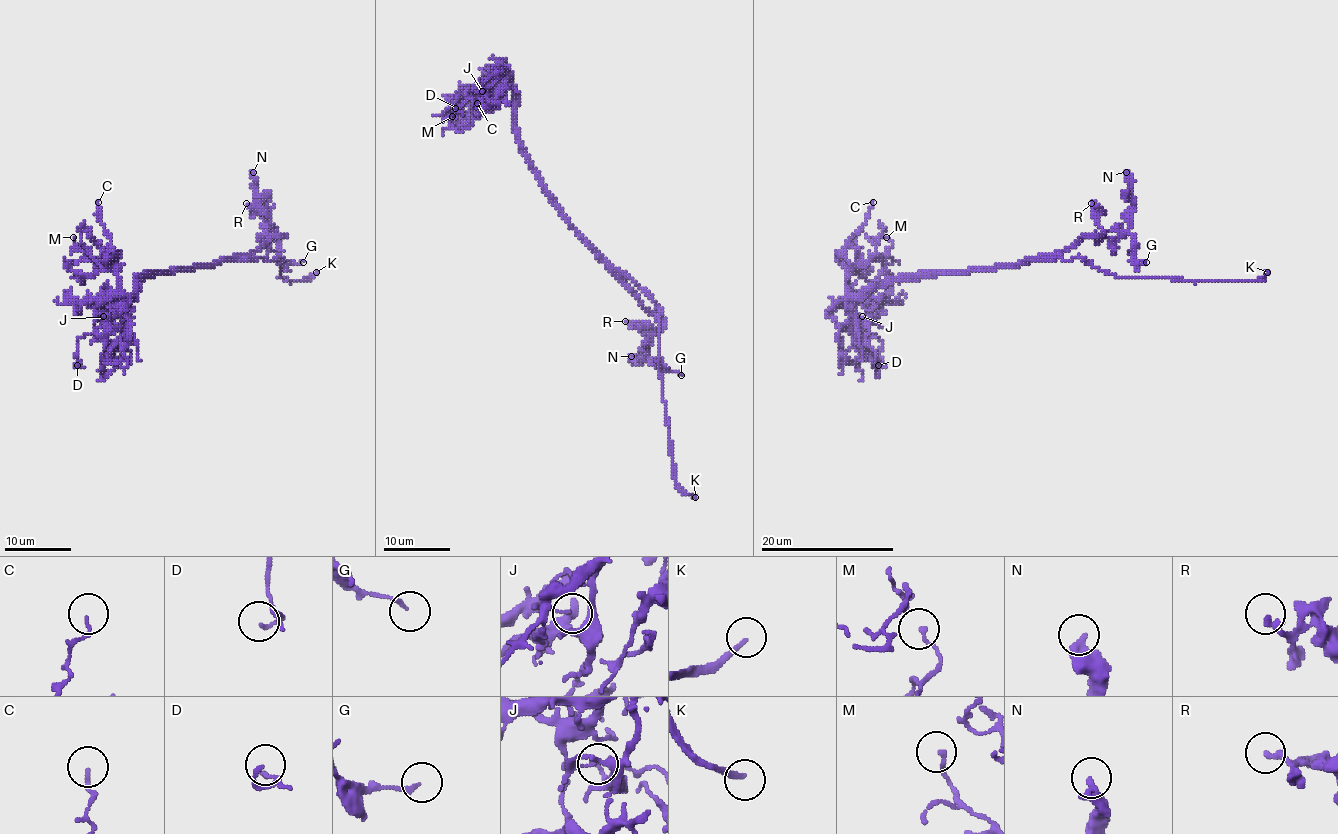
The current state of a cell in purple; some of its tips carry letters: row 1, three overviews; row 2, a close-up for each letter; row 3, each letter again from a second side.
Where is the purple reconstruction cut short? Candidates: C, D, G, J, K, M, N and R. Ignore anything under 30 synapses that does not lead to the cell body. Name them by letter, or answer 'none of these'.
K

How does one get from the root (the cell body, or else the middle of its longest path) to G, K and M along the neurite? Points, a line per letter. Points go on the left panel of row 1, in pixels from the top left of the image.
G: (205, 263), (221, 263), (230, 257), (255, 252), (273, 237), (286, 237), (271, 235), (285, 262), (303, 262)
K: (205, 263), (273, 260), (281, 257), (280, 277), (286, 280), (306, 280), (316, 272)
M: (205, 263), (145, 273), (137, 290), (127, 295), (120, 288), (117, 265), (110, 258), (95, 263), (73, 237)

